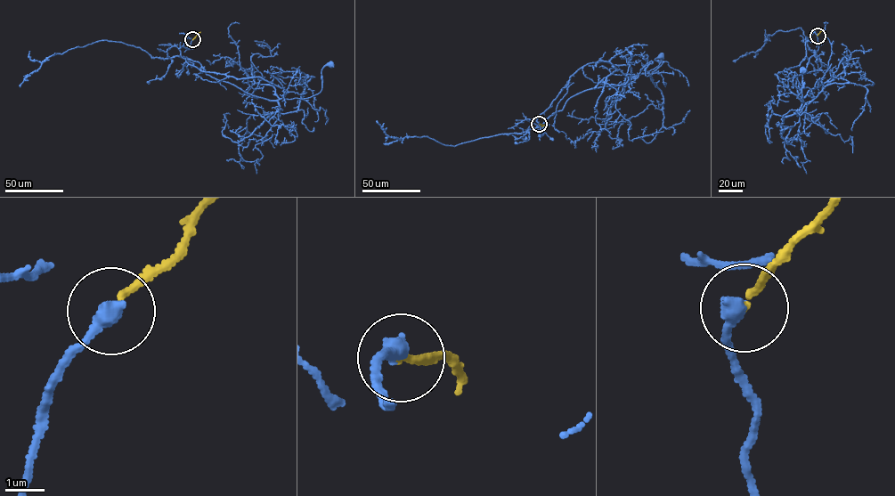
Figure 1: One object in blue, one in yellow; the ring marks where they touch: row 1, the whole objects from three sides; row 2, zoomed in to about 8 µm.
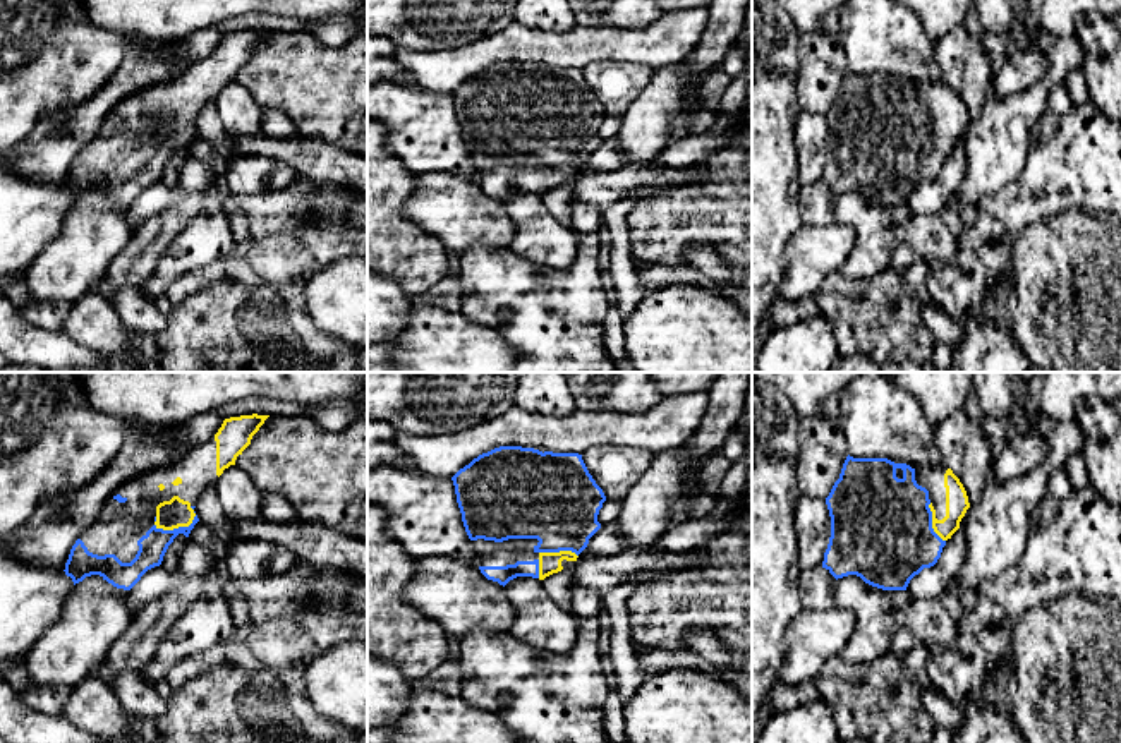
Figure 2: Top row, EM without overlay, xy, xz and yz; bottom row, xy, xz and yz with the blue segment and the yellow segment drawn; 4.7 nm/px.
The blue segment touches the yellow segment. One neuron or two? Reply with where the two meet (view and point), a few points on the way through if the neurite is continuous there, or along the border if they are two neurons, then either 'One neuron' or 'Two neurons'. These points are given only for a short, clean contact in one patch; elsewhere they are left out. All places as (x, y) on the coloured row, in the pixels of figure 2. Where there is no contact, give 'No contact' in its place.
Touches blue at xy (179, 527). Path across: xy (153, 546), (170, 529), (179, 527), (179, 519), (174, 513). One neuron

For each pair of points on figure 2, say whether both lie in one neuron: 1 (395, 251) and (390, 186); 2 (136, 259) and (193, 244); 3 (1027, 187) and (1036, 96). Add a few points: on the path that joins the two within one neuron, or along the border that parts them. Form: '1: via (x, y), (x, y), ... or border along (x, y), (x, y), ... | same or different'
1: via (390, 235), (390, 201) | same
2: border along (191, 218), (143, 283) | different
3: border along (1048, 108), (1032, 127), (1022, 167) | different

